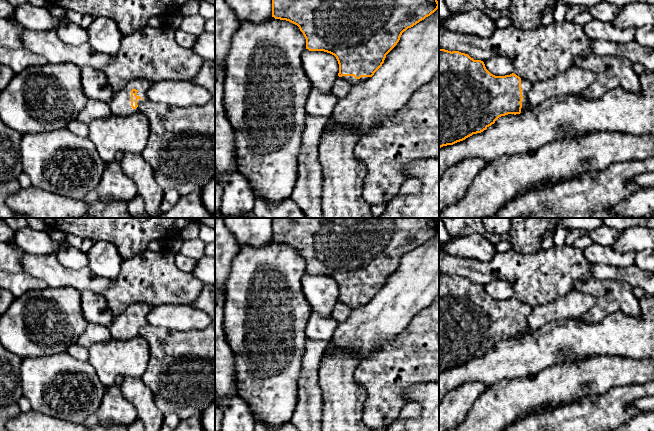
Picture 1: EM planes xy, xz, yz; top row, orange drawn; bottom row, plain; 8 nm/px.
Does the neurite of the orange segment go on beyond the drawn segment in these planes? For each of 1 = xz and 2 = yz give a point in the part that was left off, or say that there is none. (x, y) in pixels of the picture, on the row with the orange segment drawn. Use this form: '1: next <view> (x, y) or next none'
1: next xz (352, 80)
2: next yz (525, 84)

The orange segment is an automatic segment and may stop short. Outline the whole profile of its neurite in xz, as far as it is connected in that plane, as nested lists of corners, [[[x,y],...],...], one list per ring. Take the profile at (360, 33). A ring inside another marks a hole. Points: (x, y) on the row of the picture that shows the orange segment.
[[[272,0],[272,17],[286,20],[297,25],[306,39],[306,49],[309,51],[324,51],[334,55],[339,64],[338,76],[351,85],[365,83],[382,66],[386,55],[397,45],[404,31],[413,27],[439,8],[437,0]]]

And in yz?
[[[439,49],[439,148],[483,132],[501,116],[523,112],[522,108],[529,104],[531,86],[531,82],[514,73],[505,76],[491,74],[483,61],[474,60],[468,54]]]

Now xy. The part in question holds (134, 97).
[[[137,78],[127,83],[123,90],[116,92],[110,108],[115,115],[131,115],[139,112],[139,106],[147,100],[147,90],[153,84],[150,80]]]

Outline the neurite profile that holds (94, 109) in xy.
[[[88,99],[77,120],[89,125],[91,122],[108,117],[112,114],[110,104],[95,99]]]

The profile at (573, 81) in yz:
[[[572,66],[553,78],[533,83],[528,92],[529,105],[536,107],[549,98],[580,95],[595,78],[594,72]]]

